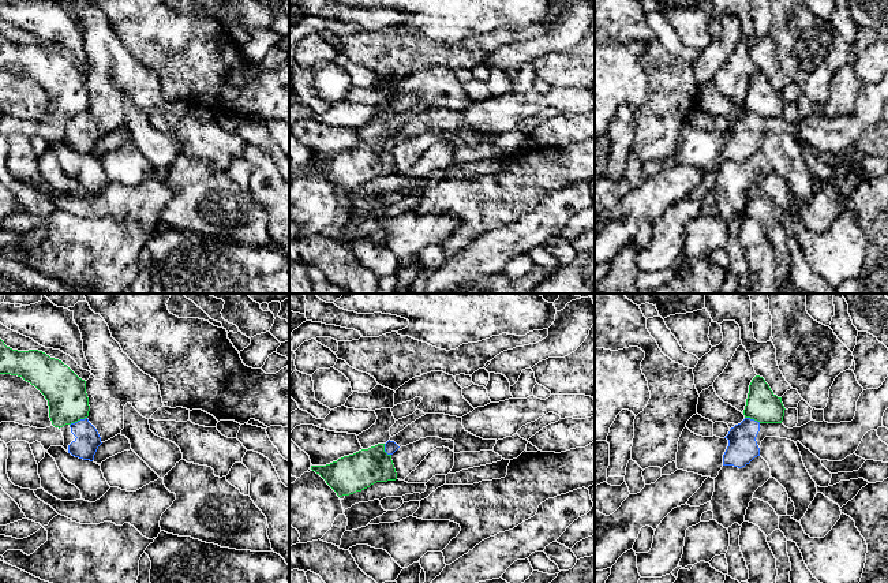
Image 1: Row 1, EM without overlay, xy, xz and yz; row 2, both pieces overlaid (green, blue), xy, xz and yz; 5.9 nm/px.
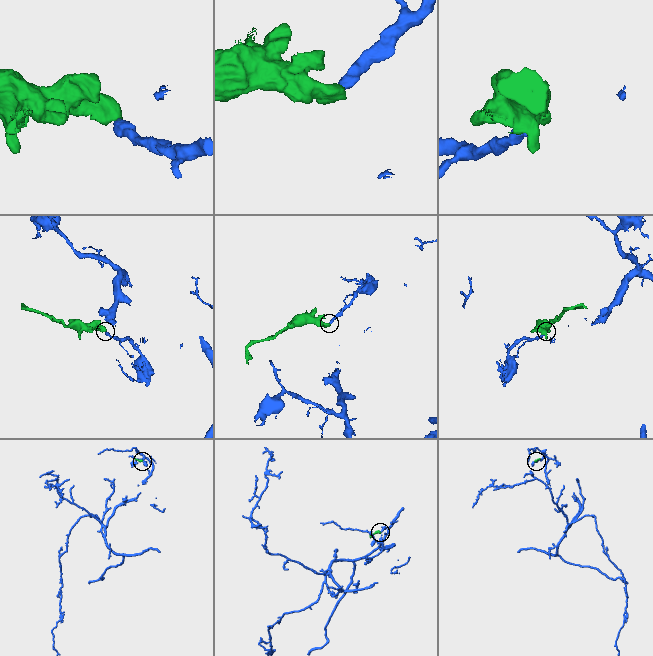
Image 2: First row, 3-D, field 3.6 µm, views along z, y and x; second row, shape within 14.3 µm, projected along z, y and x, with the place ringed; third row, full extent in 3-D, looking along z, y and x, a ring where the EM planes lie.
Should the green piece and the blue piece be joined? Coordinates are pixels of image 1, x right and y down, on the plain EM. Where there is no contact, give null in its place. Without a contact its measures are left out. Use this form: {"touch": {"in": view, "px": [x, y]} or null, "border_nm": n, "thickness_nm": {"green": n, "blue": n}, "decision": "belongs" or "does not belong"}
{"touch": {"in": "xy", "px": [78, 114]}, "border_nm": 120, "thickness_nm": {"green": 240, "blue": 150}, "decision": "does not belong"}

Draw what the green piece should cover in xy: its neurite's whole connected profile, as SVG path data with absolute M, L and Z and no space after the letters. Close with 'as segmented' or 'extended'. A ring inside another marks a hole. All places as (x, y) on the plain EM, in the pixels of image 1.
M0 33L0 68L22 71L48 94L49 112L55 122L75 117L89 111L86 75L61 55L42 45L18 45Z | as segmented

